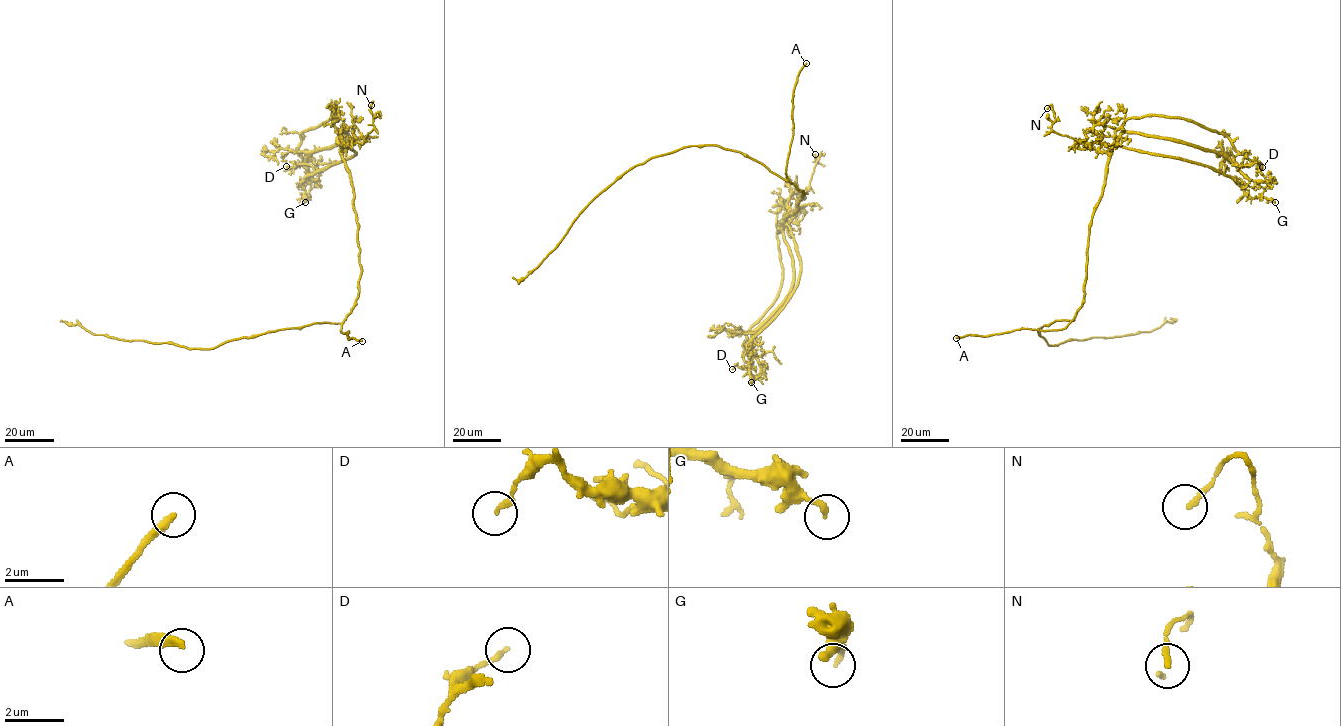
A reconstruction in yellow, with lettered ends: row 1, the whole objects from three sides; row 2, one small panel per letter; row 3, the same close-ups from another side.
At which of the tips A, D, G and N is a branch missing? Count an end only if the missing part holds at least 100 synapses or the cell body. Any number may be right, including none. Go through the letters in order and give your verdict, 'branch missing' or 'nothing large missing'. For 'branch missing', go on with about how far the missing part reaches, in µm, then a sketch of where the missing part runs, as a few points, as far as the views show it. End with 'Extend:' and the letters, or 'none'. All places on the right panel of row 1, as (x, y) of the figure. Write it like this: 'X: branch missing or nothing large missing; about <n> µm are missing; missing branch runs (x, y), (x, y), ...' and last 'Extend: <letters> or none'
A: branch missing; about 35 µm are missing; missing branch runs (956, 338), (941, 340), (932, 333), (929, 340), (920, 337)
D: nothing large missing
G: nothing large missing
N: nothing large missing
Extend: A

